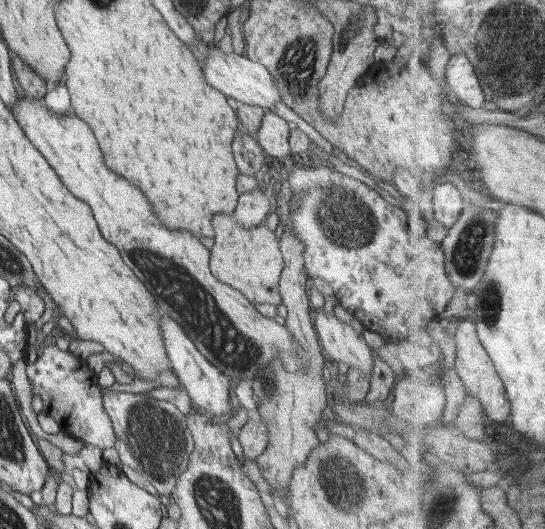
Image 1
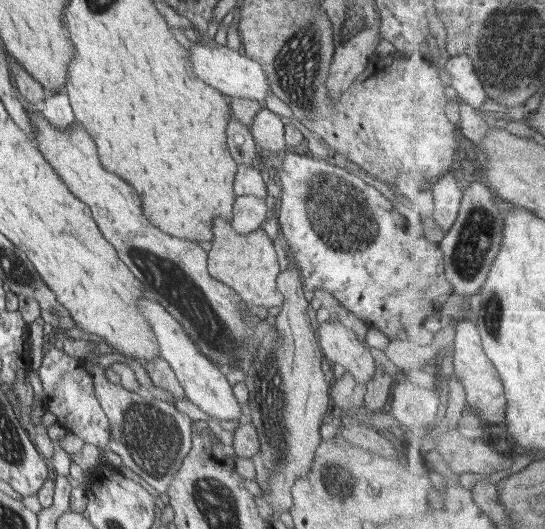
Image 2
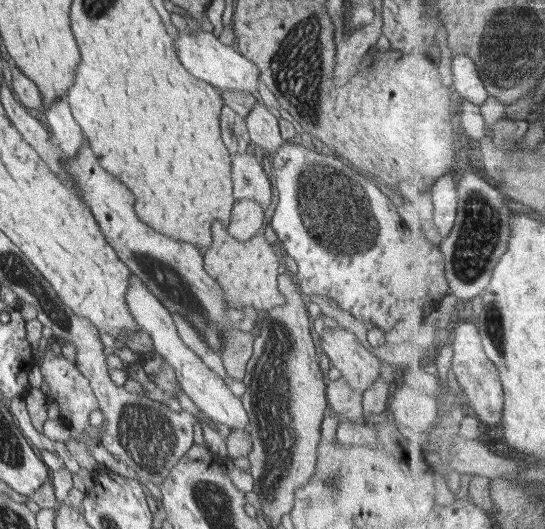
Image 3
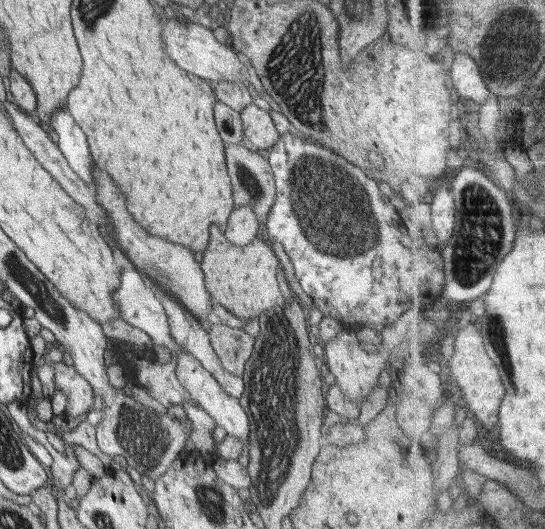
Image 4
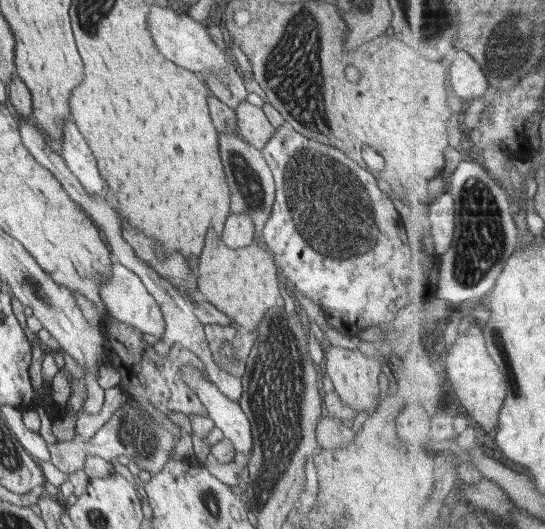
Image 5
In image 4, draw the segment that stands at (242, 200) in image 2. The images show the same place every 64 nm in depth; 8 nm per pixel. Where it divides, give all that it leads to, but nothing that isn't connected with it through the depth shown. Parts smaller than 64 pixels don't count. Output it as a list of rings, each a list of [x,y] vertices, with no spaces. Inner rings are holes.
[[[236,207],[231,212],[224,234],[232,244],[244,247],[256,238],[258,228],[257,214],[250,207]]]

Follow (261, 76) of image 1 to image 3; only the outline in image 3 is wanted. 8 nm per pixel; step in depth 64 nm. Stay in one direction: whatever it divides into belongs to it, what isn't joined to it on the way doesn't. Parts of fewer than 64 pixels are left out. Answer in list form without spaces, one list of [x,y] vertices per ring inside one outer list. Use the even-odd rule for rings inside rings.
[[[192,26],[190,34],[180,31],[179,33],[180,37],[175,40],[177,55],[183,67],[195,78],[212,85],[217,90],[240,90],[250,92],[257,98],[260,96],[258,93],[260,69],[256,63],[242,56],[235,46],[224,44],[212,32],[202,31],[199,26]]]

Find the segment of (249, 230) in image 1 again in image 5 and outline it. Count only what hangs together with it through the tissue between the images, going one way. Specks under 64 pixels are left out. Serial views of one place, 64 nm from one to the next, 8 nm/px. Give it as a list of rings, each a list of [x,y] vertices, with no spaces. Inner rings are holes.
[[[212,229],[206,236],[206,244],[200,254],[196,290],[210,304],[223,312],[235,326],[248,332],[259,328],[259,322],[272,308],[285,306],[280,295],[279,270],[273,253],[261,242],[252,243],[242,248],[230,248],[222,242],[221,235]]]

